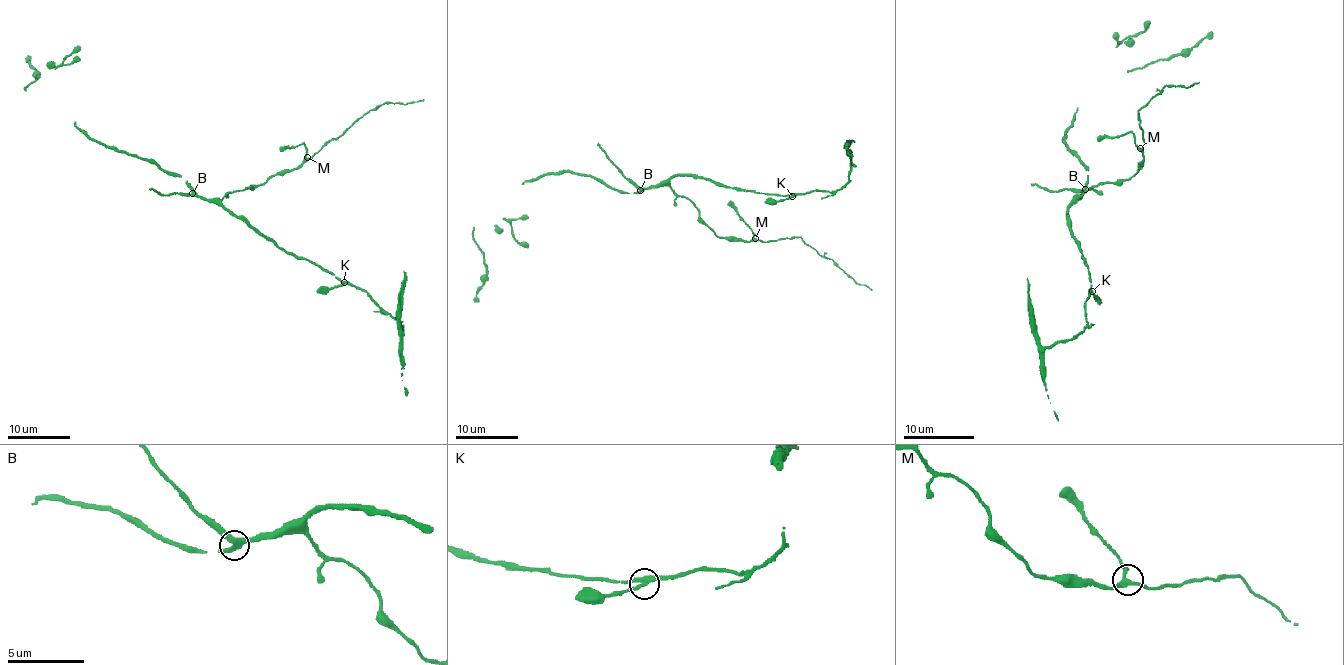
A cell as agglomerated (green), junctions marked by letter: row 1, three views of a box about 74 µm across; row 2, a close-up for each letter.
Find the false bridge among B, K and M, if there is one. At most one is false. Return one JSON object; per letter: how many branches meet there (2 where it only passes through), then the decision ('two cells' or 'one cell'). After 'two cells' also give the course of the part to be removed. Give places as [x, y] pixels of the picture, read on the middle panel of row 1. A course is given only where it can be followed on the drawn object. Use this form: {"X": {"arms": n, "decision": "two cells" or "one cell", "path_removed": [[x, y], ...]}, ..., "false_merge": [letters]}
{"B": {"arms": 3, "decision": "one cell"}, "K": {"arms": 3, "decision": "two cells", "path_removed": [[792, 196], [764, 203]]}, "M": {"arms": 3, "decision": "one cell"}, "false_merge": ["K"]}

